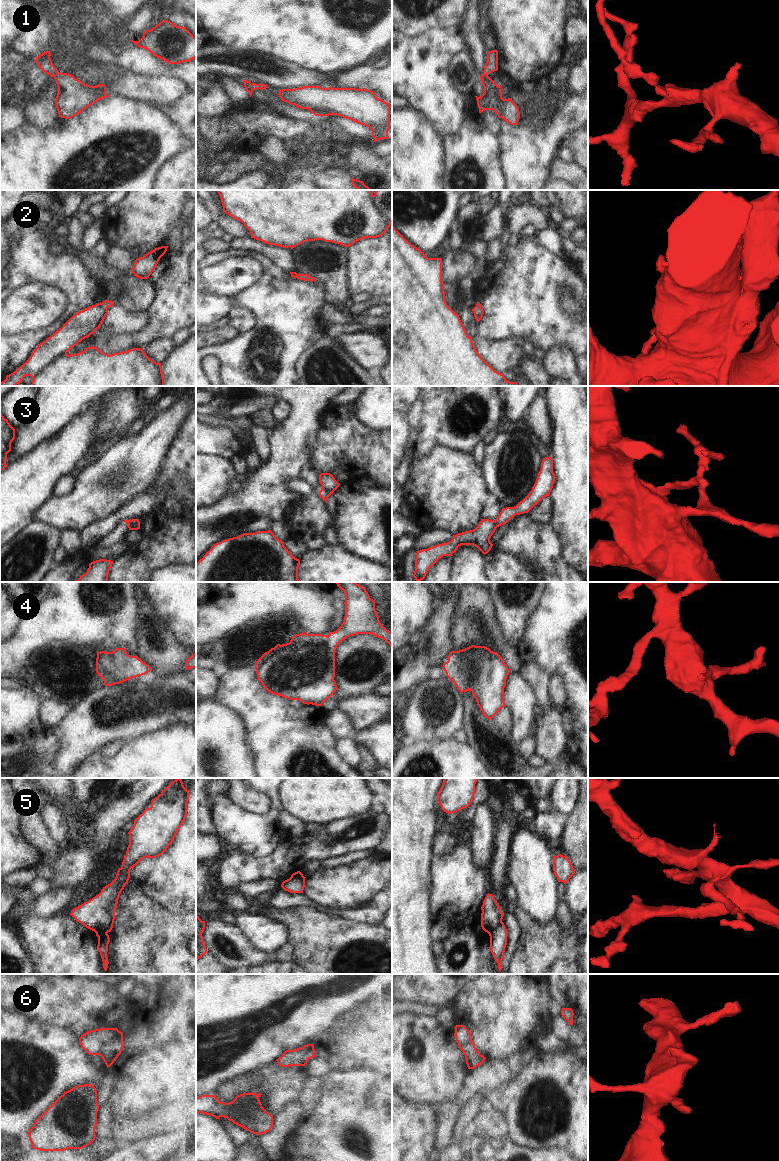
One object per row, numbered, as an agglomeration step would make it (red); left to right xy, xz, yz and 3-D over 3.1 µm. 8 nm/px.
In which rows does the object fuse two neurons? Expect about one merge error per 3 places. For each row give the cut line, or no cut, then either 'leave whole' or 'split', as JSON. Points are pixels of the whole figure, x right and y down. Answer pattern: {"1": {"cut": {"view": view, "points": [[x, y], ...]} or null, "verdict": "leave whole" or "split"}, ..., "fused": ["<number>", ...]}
{"1": {"cut": null, "verdict": "leave whole"}, "2": {"cut": null, "verdict": "leave whole"}, "3": {"cut": {"view": "xz", "points": [[322, 487], [332, 493]]}, "verdict": "split"}, "4": {"cut": null, "verdict": "leave whole"}, "5": {"cut": {"view": "yz", "points": [[501, 921], [488, 933]]}, "verdict": "split"}, "6": {"cut": null, "verdict": "leave whole"}, "fused": ["3", "5"]}

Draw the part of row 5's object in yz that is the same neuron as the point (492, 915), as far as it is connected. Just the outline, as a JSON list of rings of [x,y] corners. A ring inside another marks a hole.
[[[493,894],[486,895],[481,910],[481,927],[489,934],[502,922],[503,912]]]

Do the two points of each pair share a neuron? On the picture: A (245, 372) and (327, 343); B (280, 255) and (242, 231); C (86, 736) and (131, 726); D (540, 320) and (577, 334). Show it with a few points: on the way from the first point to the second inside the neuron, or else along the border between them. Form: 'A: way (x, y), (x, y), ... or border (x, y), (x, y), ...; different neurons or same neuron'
A: border (324, 336), (303, 354), (298, 363), (297, 373); different neurons
B: border (250, 237), (233, 238); different neurons
C: way (97, 729), (120, 726); same neuron
D: way (549, 323), (555, 323), (560, 328), (568, 329); same neuron

